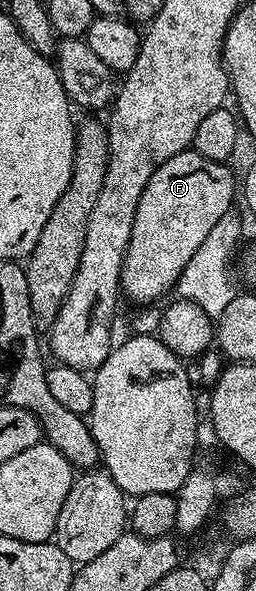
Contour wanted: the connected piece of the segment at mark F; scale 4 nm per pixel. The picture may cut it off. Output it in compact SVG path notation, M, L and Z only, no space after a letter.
M193 148L183 150L177 156L165 160L153 176L149 176L149 184L141 192L141 200L137 204L137 214L133 220L133 232L129 236L129 246L123 257L123 271L119 276L121 290L135 302L141 304L155 304L162 294L172 293L176 289L176 282L185 271L185 266L192 259L197 248L209 231L232 211L231 204L237 200L237 174L230 170L227 162L209 160L201 156Z

